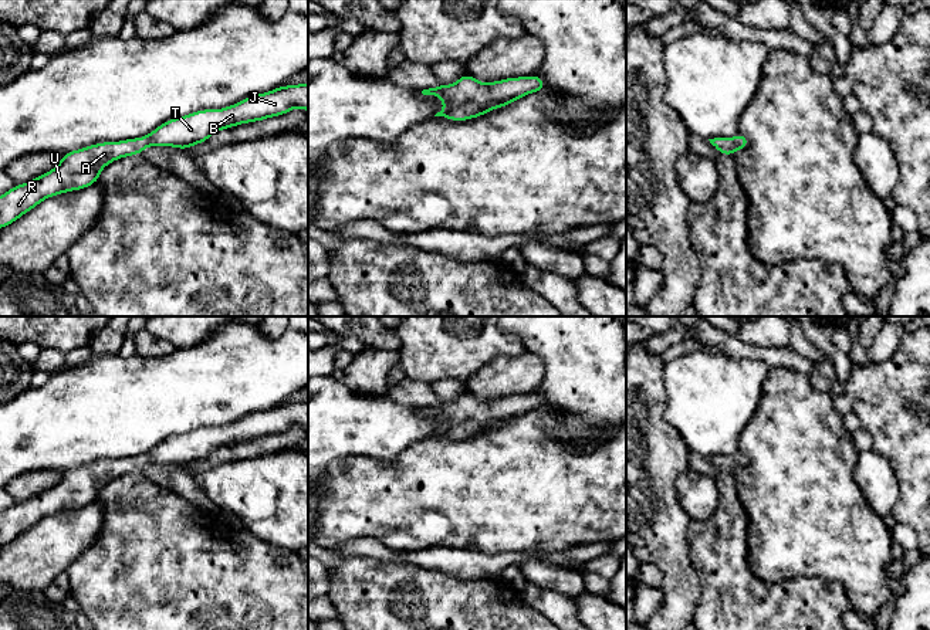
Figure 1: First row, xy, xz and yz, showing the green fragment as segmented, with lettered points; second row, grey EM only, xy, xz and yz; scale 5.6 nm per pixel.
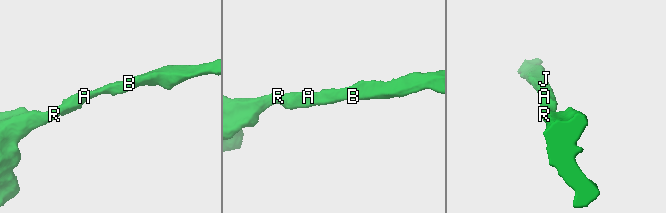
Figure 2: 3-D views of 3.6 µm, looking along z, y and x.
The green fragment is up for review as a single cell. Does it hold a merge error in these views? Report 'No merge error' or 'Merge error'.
No merge error

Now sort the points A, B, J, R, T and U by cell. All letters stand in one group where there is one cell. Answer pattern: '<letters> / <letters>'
A B J R T U

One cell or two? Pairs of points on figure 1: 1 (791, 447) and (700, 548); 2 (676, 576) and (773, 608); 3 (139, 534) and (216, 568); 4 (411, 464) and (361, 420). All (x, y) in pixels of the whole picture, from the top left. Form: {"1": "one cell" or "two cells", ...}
{"1": "two cells", "2": "two cells", "3": "one cell", "4": "two cells"}

